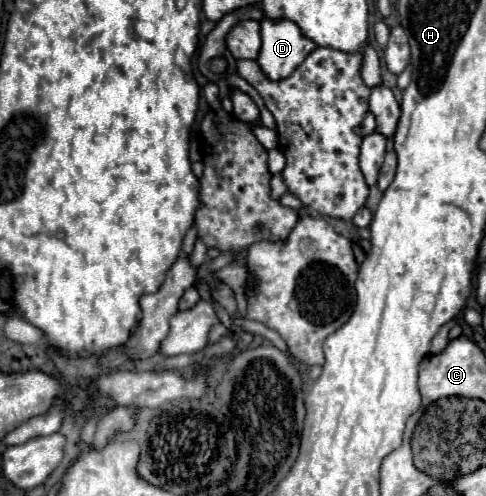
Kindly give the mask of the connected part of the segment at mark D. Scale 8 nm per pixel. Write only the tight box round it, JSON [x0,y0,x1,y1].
[256,18,316,80]

